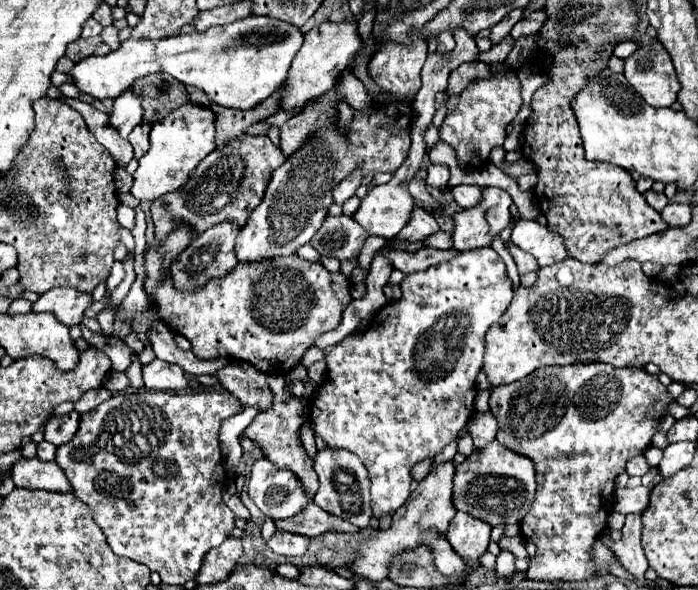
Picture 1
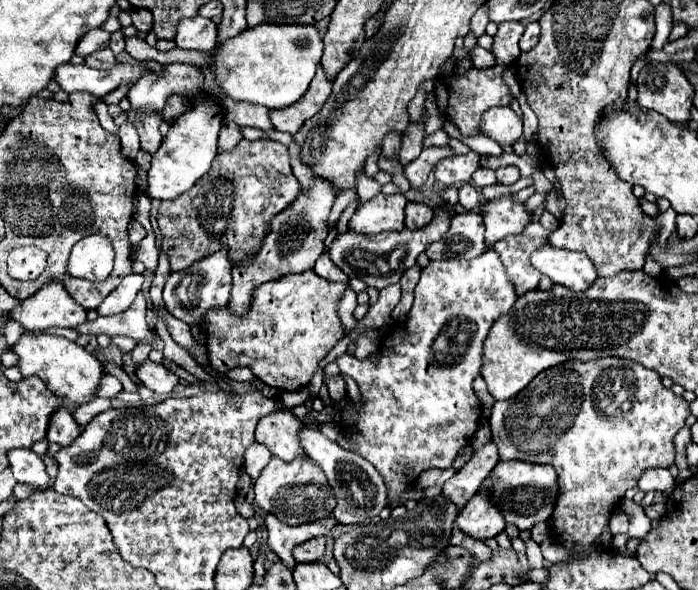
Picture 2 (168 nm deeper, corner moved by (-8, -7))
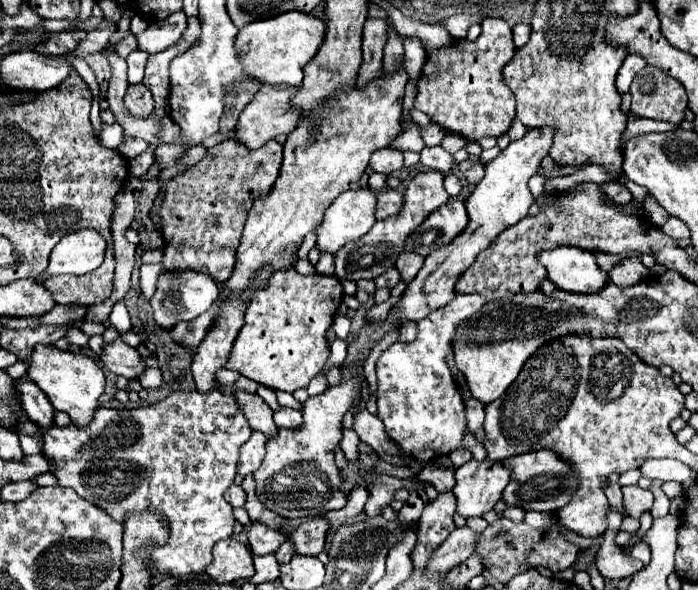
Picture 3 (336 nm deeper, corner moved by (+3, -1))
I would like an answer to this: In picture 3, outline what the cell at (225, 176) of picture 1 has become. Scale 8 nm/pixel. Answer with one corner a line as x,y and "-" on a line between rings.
223,140
211,148
207,148
205,158
195,166
189,166
181,176
173,178
165,188
165,200
159,210
155,210
163,224
163,240
165,254
163,266
173,270
195,270
211,276
215,282
225,282
233,270
233,254
237,254
237,242
241,240
241,230
247,222
249,206
255,198
265,194
269,186
277,180
279,166
283,158
283,146
277,140
269,140
261,150
245,150
245,146
237,146
233,140

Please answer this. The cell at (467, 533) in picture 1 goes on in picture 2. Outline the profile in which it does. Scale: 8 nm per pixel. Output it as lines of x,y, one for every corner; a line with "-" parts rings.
484,480
482,490
462,508
456,518
456,524
464,534
482,542
496,538
506,528
504,518
500,516
500,512
496,512
496,506
490,502
490,486
492,480

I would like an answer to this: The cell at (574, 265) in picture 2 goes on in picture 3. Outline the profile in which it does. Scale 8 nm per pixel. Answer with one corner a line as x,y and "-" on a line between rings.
561,246
539,254
539,262
547,268
549,280
565,292
593,294
609,284
609,274
601,270
593,252
573,246

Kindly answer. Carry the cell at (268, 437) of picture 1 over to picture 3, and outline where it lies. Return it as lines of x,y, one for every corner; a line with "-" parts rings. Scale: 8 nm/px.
235,390
235,398
237,398
237,406
241,406
253,430
263,432
265,436
277,434
277,426
273,422
273,410
265,404
261,396
245,392
245,390

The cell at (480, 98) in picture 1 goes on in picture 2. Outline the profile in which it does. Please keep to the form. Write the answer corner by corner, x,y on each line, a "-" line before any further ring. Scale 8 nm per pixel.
492,106
482,114
478,132
496,140
500,146
510,146
522,136
522,116
510,106

